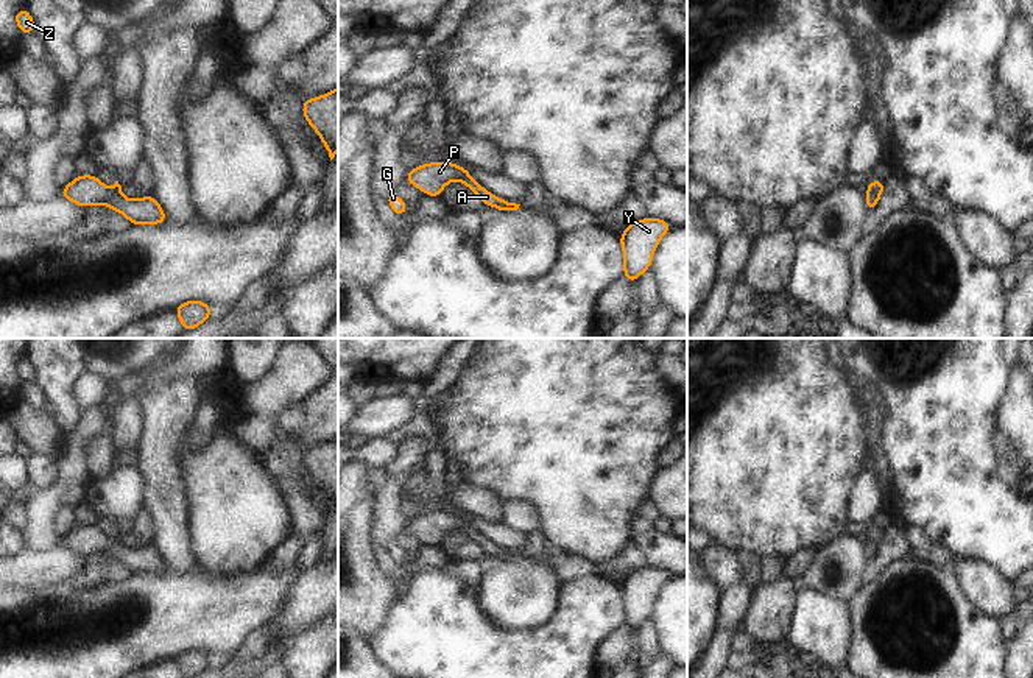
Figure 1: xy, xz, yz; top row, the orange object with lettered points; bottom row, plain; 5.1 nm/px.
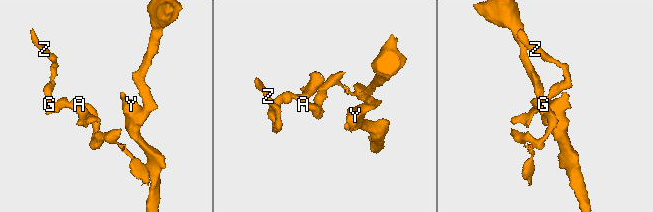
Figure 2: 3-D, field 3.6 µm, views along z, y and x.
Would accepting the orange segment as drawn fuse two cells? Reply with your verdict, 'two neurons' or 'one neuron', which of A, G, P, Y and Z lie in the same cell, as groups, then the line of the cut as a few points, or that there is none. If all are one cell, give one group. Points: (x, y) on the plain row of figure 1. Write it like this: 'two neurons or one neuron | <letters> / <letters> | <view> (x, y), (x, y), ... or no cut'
two neurons | A Y / G P Z | yz (867, 540), (877, 546)

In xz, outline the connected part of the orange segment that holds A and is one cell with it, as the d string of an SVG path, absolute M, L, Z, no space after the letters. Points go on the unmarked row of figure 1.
M466 521L461 528L461 533L464 533L467 538L471 538L485 555L495 556L499 560L517 560L520 553L505 550L502 547L497 547L491 541L488 541L483 535L480 535L469 521Z

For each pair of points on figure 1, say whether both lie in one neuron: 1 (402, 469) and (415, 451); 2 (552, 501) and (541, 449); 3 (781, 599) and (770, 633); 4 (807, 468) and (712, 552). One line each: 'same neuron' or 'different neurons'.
1: same neuron
2: same neuron
3: same neuron
4: different neurons

